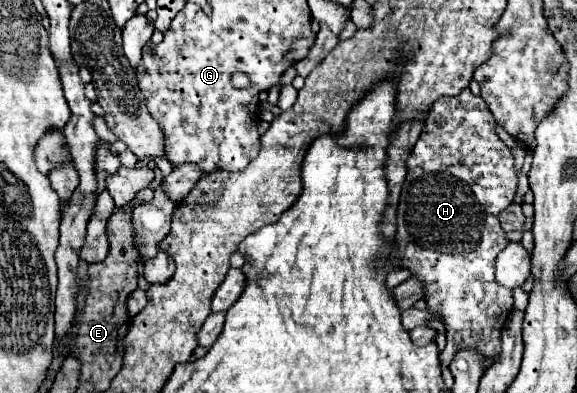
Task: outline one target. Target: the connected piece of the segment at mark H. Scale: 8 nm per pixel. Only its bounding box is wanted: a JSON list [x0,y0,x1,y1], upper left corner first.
[394,88,518,366]

